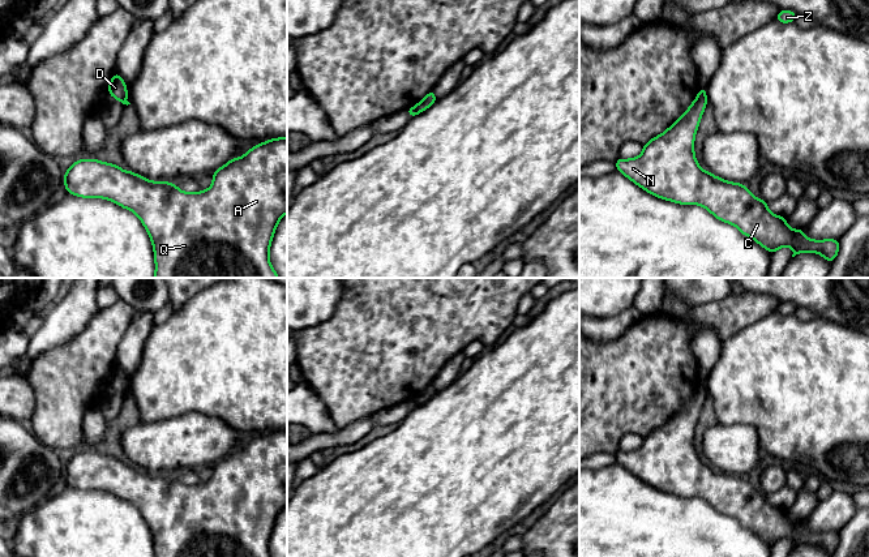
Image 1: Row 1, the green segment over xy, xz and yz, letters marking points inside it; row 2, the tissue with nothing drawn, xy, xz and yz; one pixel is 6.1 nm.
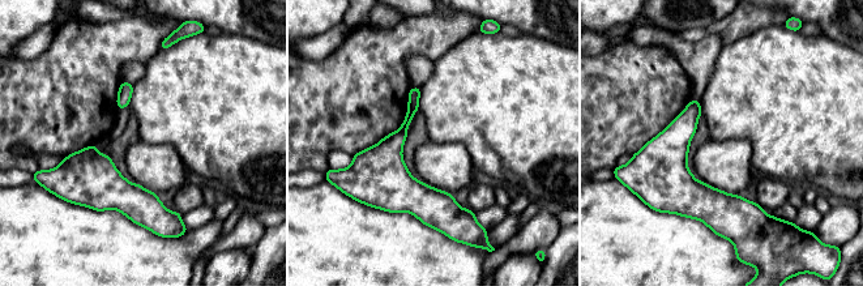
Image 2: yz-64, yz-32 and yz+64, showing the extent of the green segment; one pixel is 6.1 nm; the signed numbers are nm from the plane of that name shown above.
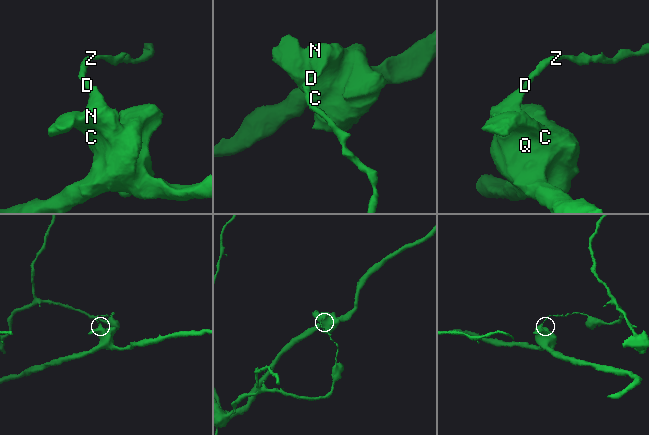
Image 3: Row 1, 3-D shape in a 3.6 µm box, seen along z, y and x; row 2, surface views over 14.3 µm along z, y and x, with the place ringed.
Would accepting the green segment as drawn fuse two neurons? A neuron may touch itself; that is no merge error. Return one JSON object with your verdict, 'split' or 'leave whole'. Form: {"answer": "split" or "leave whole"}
{"answer": "split"}

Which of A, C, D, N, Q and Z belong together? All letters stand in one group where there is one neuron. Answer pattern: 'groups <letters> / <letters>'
groups A C N Q / D Z

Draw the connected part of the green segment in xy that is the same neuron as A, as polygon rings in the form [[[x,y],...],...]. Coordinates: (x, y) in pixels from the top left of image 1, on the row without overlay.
[[[270,430],[243,449],[232,450],[213,466],[213,477],[197,485],[183,484],[168,474],[150,474],[97,451],[76,453],[64,464],[64,479],[69,487],[110,492],[133,504],[151,531],[155,557],[271,557],[270,536],[279,513],[287,505],[287,430]]]

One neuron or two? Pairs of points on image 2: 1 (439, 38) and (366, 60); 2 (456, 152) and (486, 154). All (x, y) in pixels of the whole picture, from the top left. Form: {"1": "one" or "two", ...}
{"1": "one", "2": "two"}

